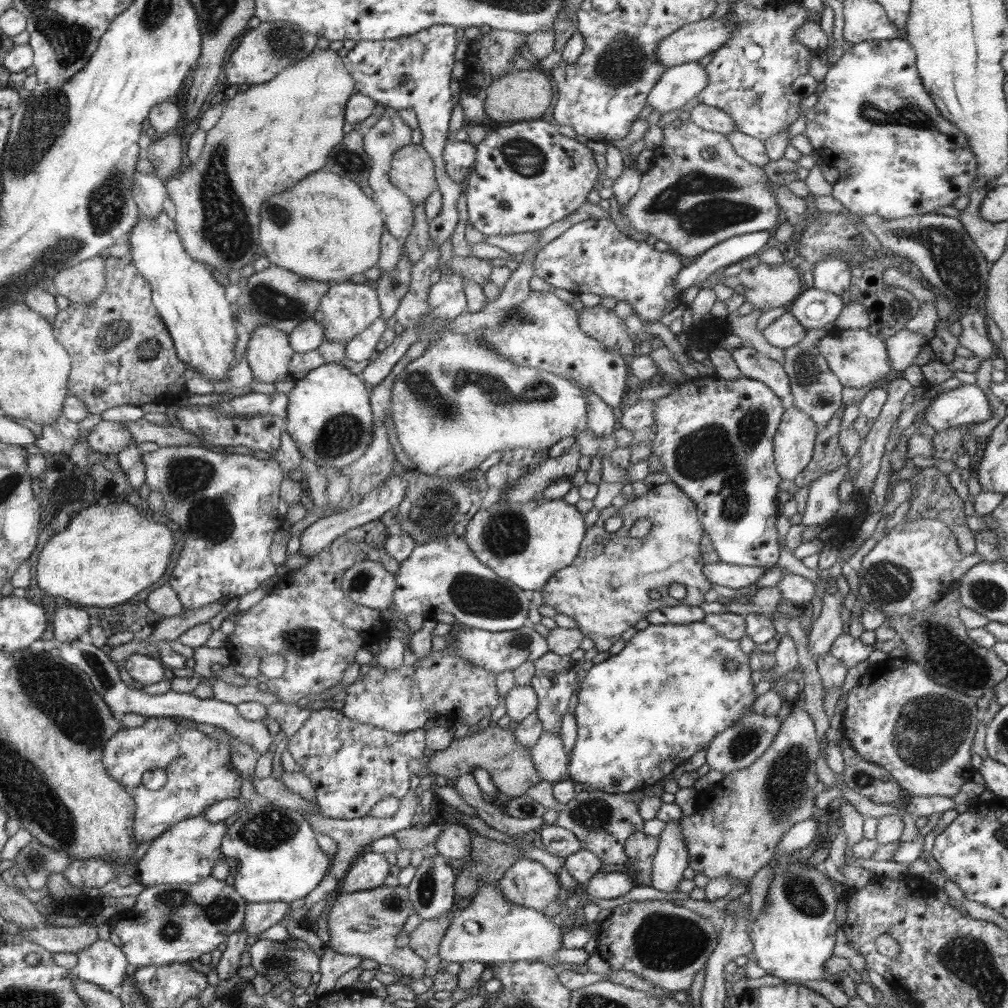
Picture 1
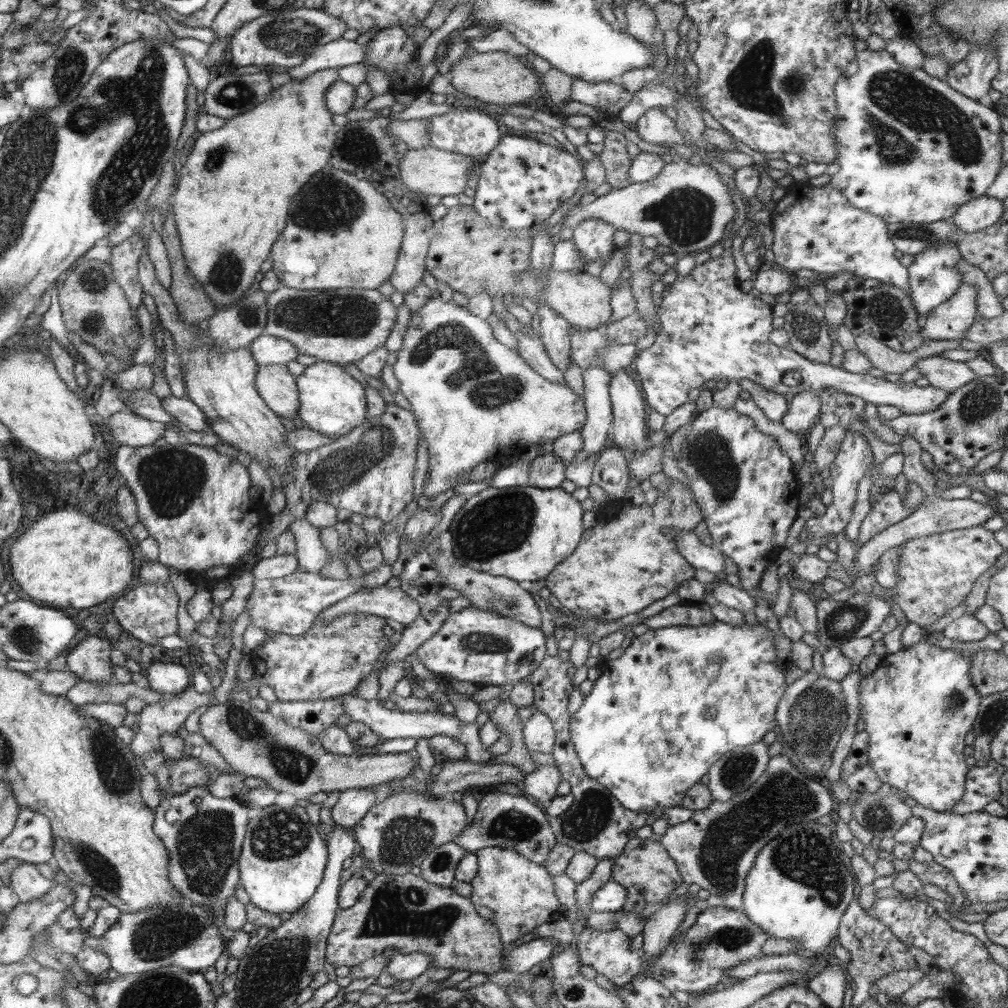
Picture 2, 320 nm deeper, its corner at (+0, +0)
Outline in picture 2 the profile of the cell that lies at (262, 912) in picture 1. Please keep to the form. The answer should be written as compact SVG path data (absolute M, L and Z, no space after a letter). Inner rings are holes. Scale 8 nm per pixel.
M194 787L182 794L164 795L155 809L157 820L154 830L169 851L169 880L182 894L182 897L194 901L196 904L214 911L216 927L220 935L227 940L226 950L229 958L238 958L246 950L251 935L244 930L230 930L224 924L225 905L228 897L236 895L236 887L240 883L238 856L244 843L247 823L252 811L244 804L233 798L216 798L206 787ZM194 798L202 800L200 805L194 804Z

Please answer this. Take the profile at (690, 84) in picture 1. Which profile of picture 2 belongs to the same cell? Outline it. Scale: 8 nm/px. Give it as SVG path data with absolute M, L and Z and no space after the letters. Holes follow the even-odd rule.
M662 107L647 110L636 122L636 134L650 144L670 146L684 142L676 123L662 111Z

